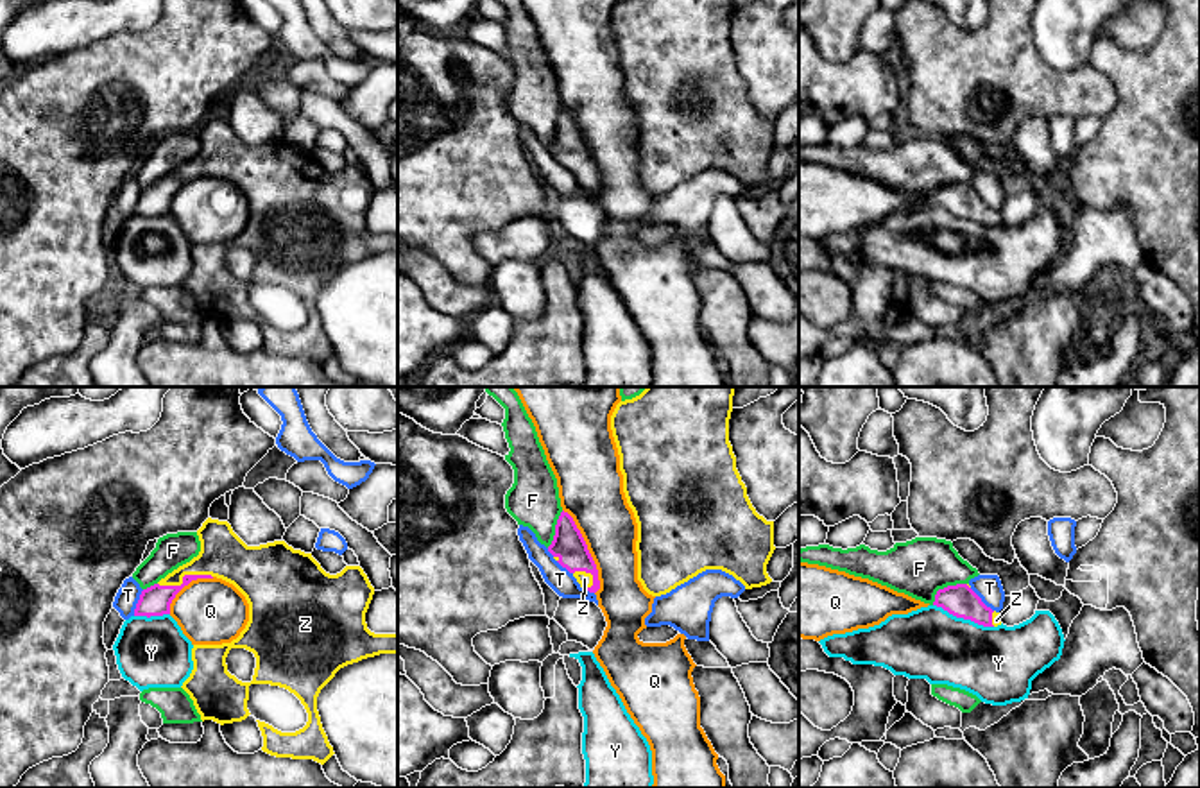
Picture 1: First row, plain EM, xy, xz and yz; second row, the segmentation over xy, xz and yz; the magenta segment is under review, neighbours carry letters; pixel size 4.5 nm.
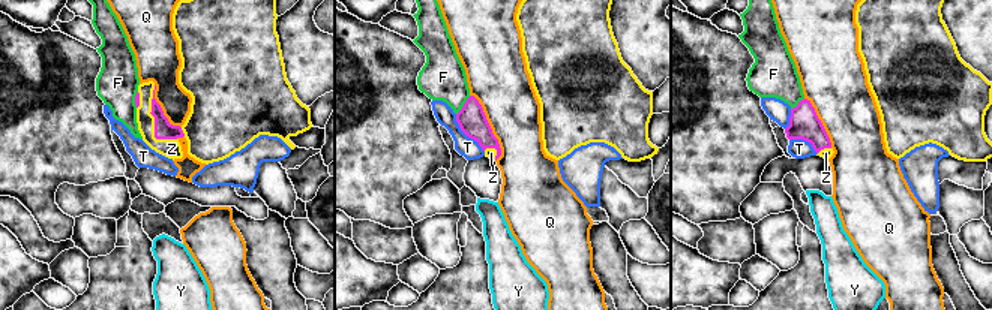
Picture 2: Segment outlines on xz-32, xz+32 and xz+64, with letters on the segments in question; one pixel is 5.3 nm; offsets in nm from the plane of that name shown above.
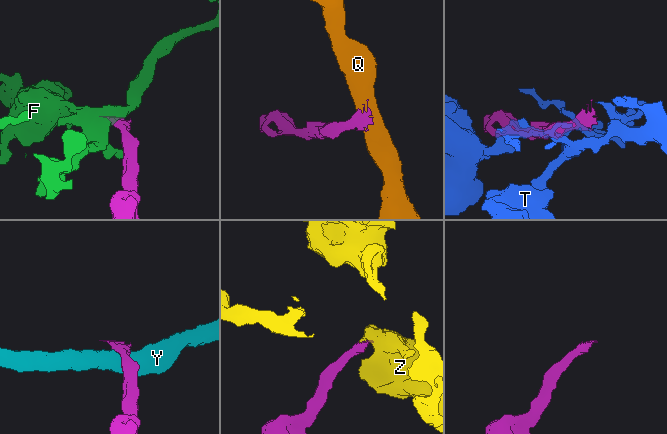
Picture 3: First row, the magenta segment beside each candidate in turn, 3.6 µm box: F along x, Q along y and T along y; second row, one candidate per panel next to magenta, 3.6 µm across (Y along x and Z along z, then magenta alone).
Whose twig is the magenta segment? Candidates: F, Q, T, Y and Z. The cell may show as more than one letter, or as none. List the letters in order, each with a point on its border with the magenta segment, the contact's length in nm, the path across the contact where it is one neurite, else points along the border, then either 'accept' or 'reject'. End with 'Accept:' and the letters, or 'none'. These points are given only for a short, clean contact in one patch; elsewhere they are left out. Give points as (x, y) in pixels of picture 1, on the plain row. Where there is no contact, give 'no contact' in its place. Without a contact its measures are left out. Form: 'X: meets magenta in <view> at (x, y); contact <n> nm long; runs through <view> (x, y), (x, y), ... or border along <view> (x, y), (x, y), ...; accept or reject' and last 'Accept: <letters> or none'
F: meets magenta in yz at (944, 187); contact 190 nm long; border along yz (966, 181), (941, 187), (932, 203); reject
Q: meets magenta in xz at (588, 151); contact 420 nm long; reject
T: meets magenta in xy at (138, 201); contact 130 nm long; reject
Y: meets magenta in yz at (964, 217); contact 300 nm long; border along yz (934, 203), (957, 215), (993, 226); reject
Z: meets magenta in xy at (183, 176); contact 260 nm long; accept
Accept: Z

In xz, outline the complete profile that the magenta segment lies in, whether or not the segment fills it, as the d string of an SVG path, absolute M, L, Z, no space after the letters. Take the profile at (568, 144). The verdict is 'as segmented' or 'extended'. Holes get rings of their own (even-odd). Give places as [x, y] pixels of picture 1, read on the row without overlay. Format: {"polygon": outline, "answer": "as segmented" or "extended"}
{"polygon": "M564 109L557 118L555 134L548 150L577 177L580 186L589 192L596 192L600 188L598 168L587 143L573 116Z", "answer": "extended"}

